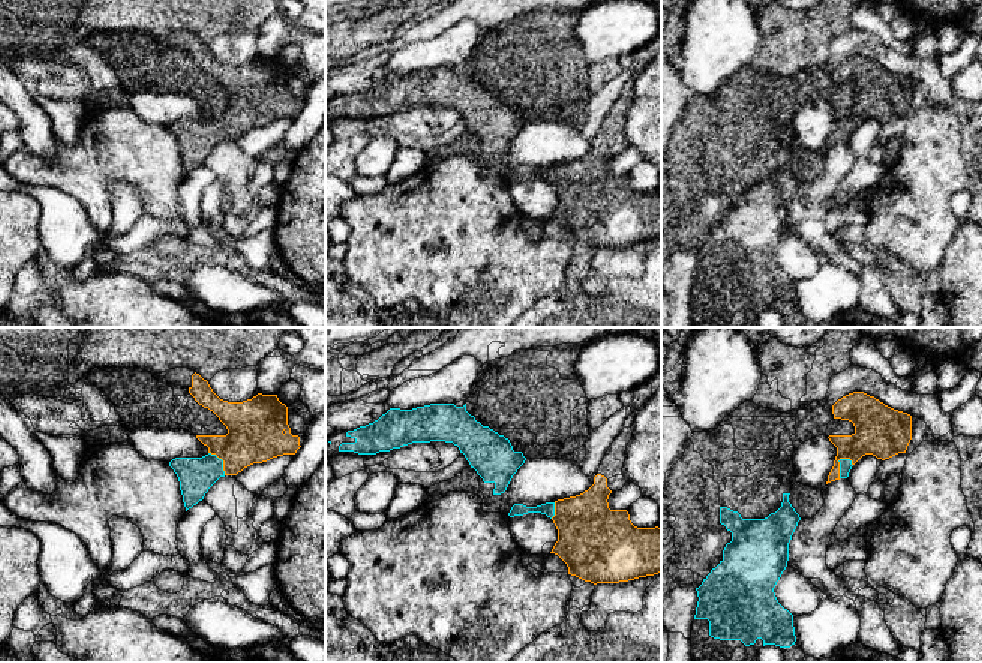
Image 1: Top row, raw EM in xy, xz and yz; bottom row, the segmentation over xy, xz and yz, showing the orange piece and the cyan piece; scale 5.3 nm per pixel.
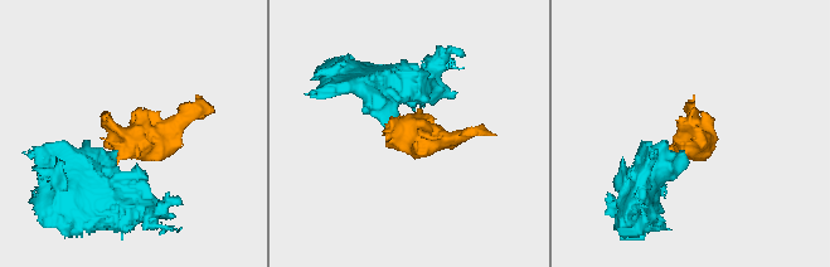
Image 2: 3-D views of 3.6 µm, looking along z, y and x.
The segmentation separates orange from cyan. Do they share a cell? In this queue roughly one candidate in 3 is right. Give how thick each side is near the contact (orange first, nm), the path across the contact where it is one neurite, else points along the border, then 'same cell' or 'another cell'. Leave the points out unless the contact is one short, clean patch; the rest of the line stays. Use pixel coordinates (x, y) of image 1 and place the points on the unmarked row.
calibres 220 and 70 nm; way yz (874, 98), (856, 108), (838, 128), (846, 129); same cell

